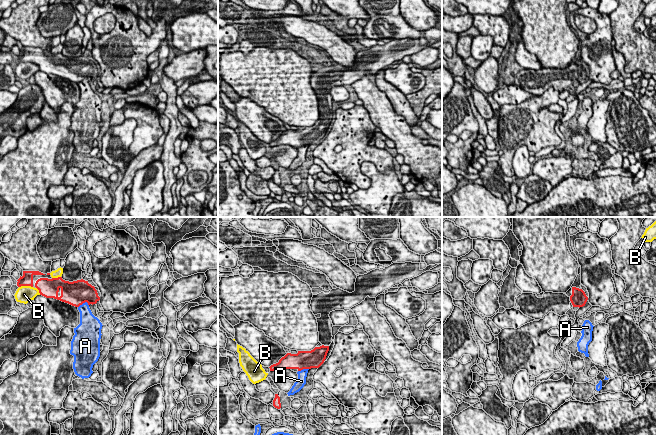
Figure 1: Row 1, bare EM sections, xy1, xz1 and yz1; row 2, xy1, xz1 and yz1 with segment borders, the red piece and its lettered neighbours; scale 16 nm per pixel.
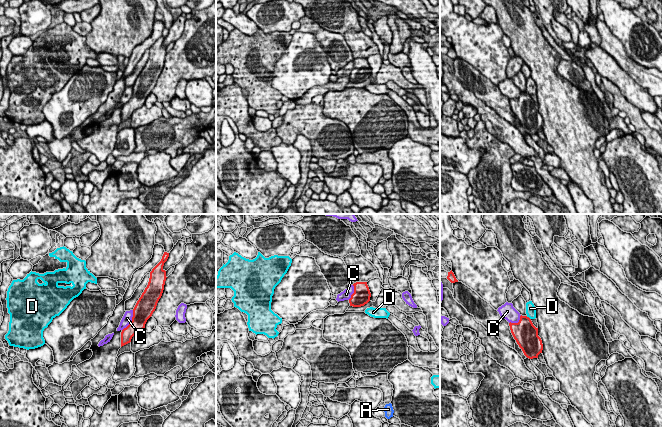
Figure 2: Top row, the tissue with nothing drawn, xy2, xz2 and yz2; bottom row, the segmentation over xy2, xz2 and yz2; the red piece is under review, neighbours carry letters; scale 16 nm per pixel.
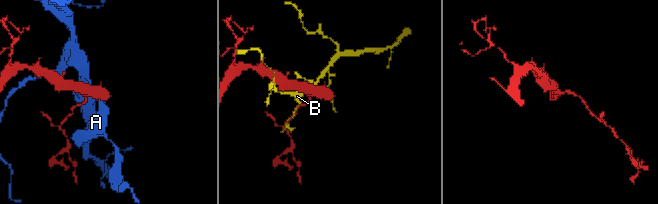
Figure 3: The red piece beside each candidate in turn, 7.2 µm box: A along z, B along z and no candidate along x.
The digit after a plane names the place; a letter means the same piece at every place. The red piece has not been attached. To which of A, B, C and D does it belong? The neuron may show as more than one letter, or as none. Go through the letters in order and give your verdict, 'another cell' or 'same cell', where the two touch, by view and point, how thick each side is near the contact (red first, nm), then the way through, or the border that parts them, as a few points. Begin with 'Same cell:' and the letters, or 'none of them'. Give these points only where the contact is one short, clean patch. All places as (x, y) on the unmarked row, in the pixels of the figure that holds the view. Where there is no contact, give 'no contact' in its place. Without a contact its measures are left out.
Same cell: none of them
A: another cell; meets red in xy1 at (83, 78); 400 nm thick on the red side, 220 nm on the other
B: another cell; meets red in xy1 at (25, 61); 190 nm thick on the red side, 280 nm on the other
C: another cell; meets red in xy2 at (132, 96); 320 nm thick on the red side, 160 nm on the other
D: another cell; meets red in yz2 at (528, 93); 380 nm thick on the red side, 160 nm on the other; border along yz2 (526, 92), (530, 95)

